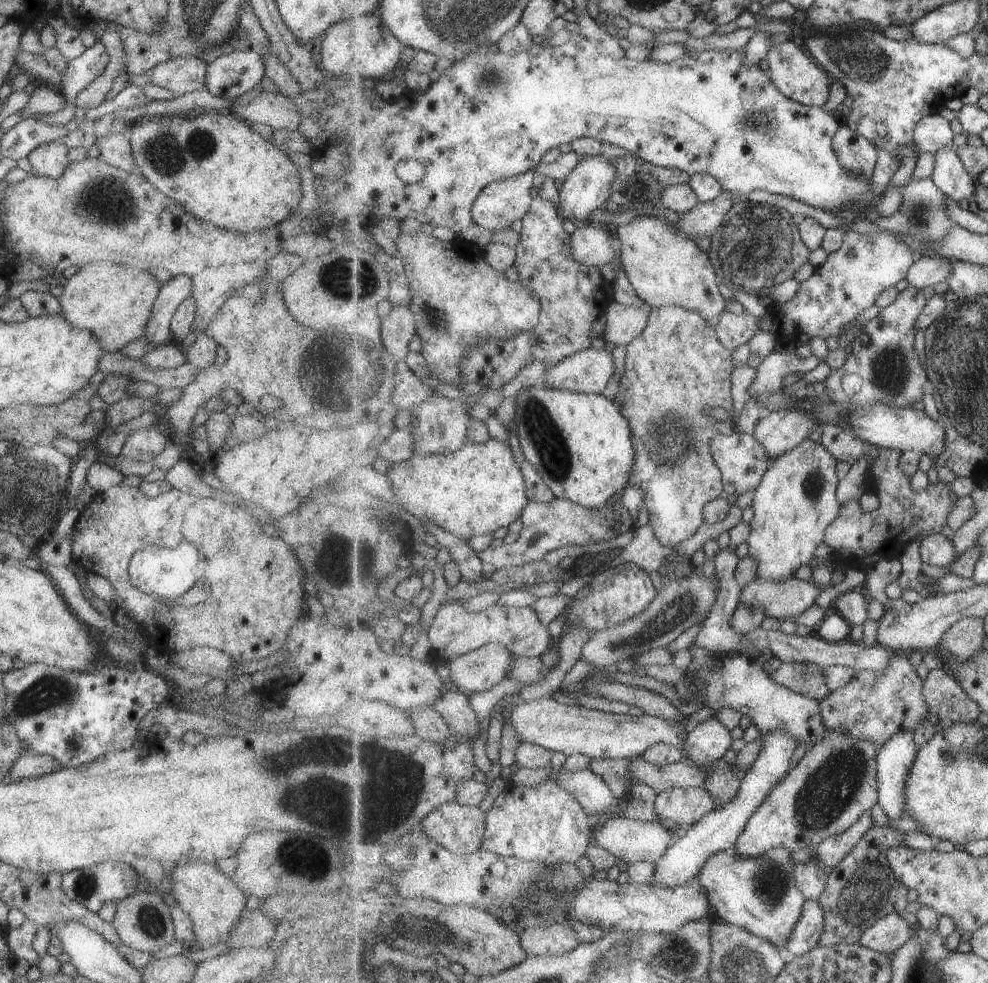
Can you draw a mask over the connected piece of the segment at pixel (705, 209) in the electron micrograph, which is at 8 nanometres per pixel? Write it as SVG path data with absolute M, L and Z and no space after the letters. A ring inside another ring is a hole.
M725 190L713 201L698 203L694 210L682 215L683 218L679 223L672 224L693 239L699 236L714 236L728 213L734 208L736 195L738 194Z

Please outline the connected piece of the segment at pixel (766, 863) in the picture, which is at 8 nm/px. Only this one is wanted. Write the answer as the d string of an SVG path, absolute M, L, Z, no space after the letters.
M734 845L724 852L715 854L704 865L704 868L697 876L702 886L709 892L711 903L717 910L720 917L729 923L743 926L754 934L767 938L770 942L776 943L780 948L791 942L791 936L797 924L804 914L804 907L808 898L800 888L795 877L797 864L792 858L792 850L785 846L779 846L767 850L757 857L748 858L739 853L739 848Z

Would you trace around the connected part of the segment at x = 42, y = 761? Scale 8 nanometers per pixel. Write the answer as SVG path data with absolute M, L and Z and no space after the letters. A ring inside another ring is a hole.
M24 752L12 765L11 777L14 780L36 778L62 770L65 766L52 755L39 755L38 753Z

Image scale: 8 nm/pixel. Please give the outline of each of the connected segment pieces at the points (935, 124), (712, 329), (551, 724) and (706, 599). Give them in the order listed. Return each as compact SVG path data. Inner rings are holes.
M938 113L928 115L915 130L916 148L937 155L943 148L954 147L957 137L952 122Z
M670 305L667 307L653 307L653 312L650 317L647 329L638 338L635 338L628 346L625 373L619 386L619 393L615 396L614 402L623 410L624 416L631 420L633 428L633 439L636 447L635 455L637 456L636 464L634 465L633 475L631 476L631 484L628 487L641 487L647 492L647 505L650 509L651 522L655 528L656 534L661 538L661 541L668 546L676 548L682 541L694 536L704 523L705 509L707 504L722 496L722 492L726 489L725 472L717 463L711 441L714 441L719 434L731 435L735 433L734 424L730 421L716 420L708 414L708 410L712 408L725 408L728 412L732 412L735 408L735 394L733 390L734 374L737 369L734 366L734 351L729 349L719 337L719 326L717 320L707 319L701 312L693 311L681 306Z
M505 698L502 716L512 710L511 723L522 742L536 743L566 754L582 753L593 759L624 759L642 755L656 743L668 743L684 748L689 735L687 725L675 723L648 714L642 716L623 715L566 705L553 698L521 701L510 708L510 698Z
M696 569L690 578L672 580L664 576L665 588L658 593L654 602L641 615L636 615L615 628L594 632L590 642L585 644L582 659L614 669L619 662L632 658L637 652L644 654L660 647L668 647L670 642L680 638L686 630L705 622L719 597L721 584L720 580L718 582L719 588L714 580L706 578L701 570Z

